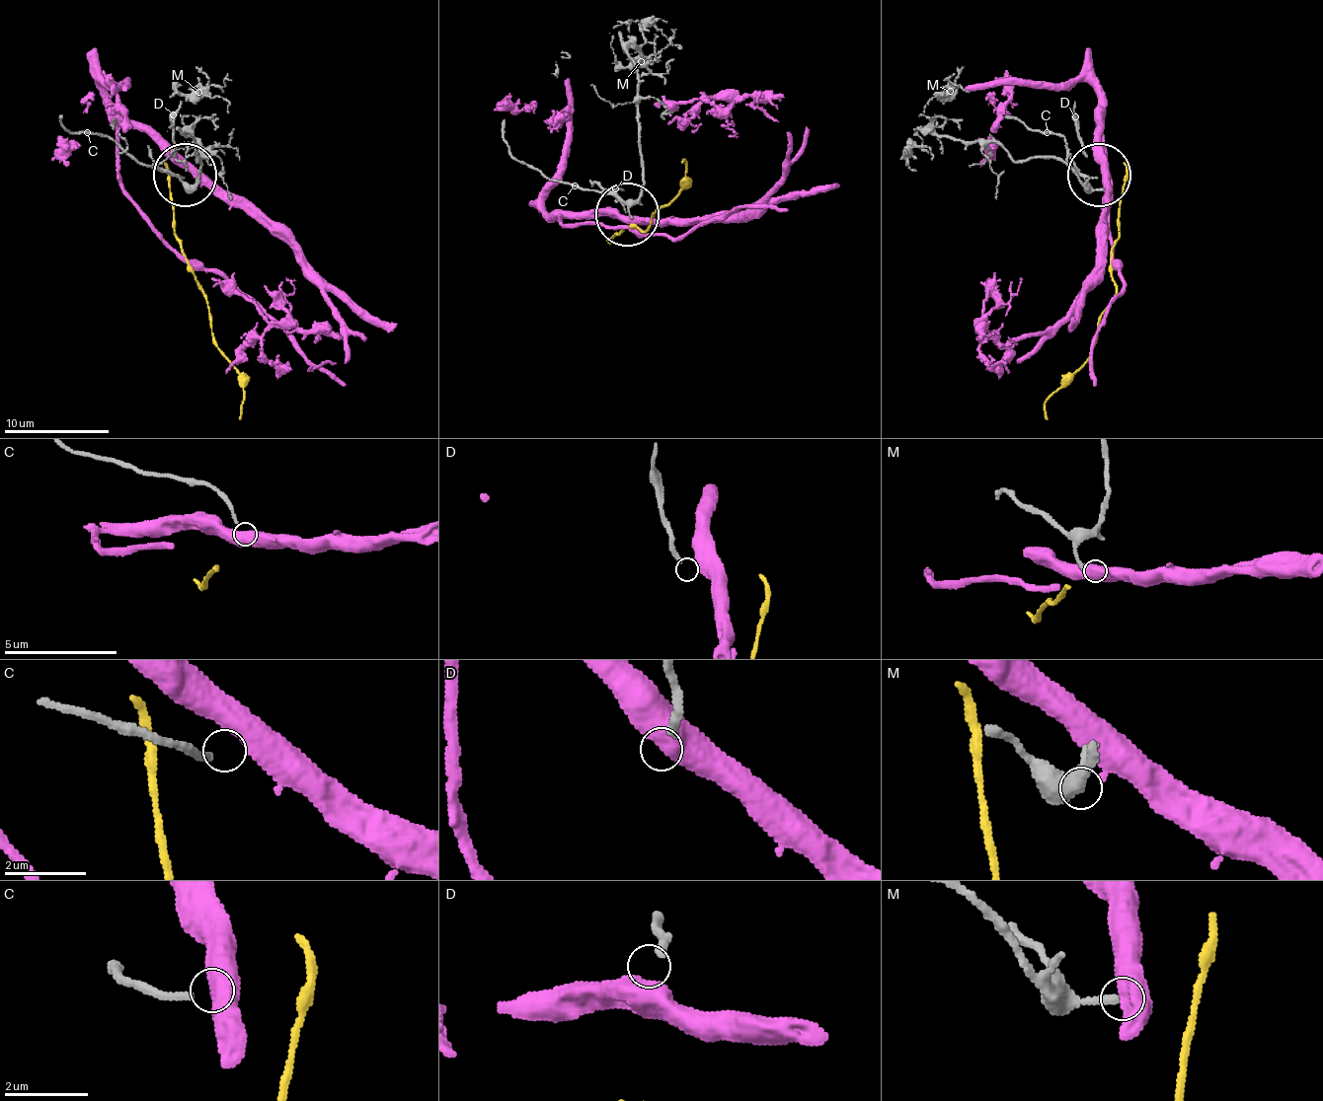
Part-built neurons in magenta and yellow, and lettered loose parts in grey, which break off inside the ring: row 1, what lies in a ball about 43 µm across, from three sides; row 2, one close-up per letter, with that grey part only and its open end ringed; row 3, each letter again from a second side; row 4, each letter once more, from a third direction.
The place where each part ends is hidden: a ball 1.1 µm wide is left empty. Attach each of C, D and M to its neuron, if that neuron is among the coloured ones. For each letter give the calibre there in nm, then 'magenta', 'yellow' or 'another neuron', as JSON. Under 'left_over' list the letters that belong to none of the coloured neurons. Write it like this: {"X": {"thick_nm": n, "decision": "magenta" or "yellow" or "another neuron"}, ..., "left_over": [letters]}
{"C": {"thick_nm": 150, "decision": "another neuron"}, "D": {"thick_nm": 200, "decision": "another neuron"}, "M": {"thick_nm": 160, "decision": "another neuron"}, "left_over": ["C", "D", "M"]}

